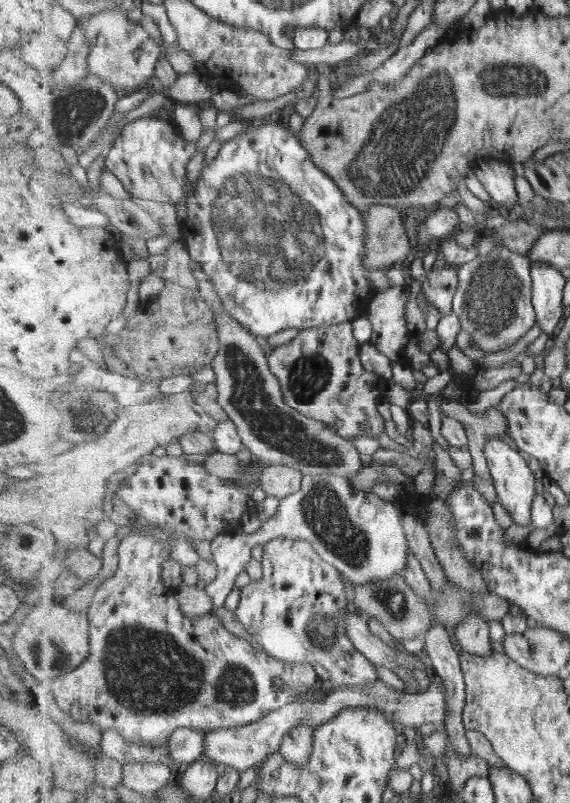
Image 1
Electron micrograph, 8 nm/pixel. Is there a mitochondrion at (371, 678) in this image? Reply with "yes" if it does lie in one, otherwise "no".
no

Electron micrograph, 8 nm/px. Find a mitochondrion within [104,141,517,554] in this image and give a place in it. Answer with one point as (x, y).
(271, 236)

